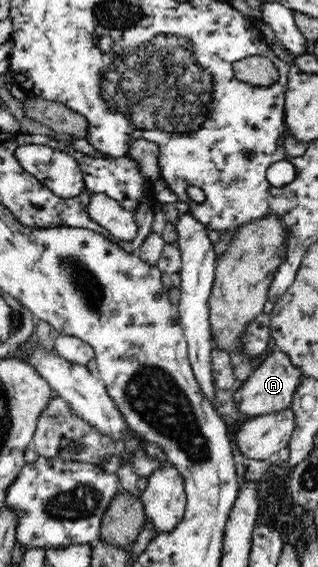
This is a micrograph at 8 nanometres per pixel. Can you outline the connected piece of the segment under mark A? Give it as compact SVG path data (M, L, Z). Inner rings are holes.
M275 348L235 392L234 404L238 405L239 413L243 413L245 419L289 409L301 380L302 369L295 367L286 353Z

